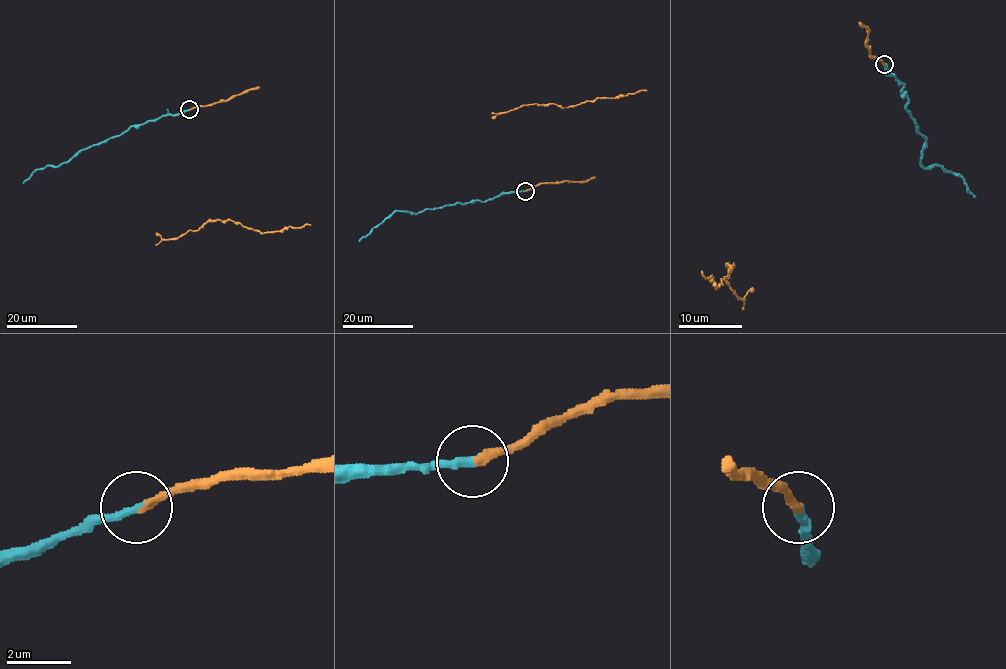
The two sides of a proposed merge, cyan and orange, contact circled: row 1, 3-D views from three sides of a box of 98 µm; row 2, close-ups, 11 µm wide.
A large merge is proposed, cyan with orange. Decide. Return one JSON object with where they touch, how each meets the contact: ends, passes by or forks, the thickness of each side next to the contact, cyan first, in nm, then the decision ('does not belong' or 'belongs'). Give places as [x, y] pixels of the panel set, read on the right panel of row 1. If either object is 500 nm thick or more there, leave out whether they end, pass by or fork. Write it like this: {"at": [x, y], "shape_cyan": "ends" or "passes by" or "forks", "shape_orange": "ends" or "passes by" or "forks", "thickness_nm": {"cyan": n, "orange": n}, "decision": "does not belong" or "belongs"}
{"at": [884, 64], "shape_cyan": "ends", "shape_orange": "ends", "thickness_nm": {"cyan": 280, "orange": 280}, "decision": "does not belong"}

